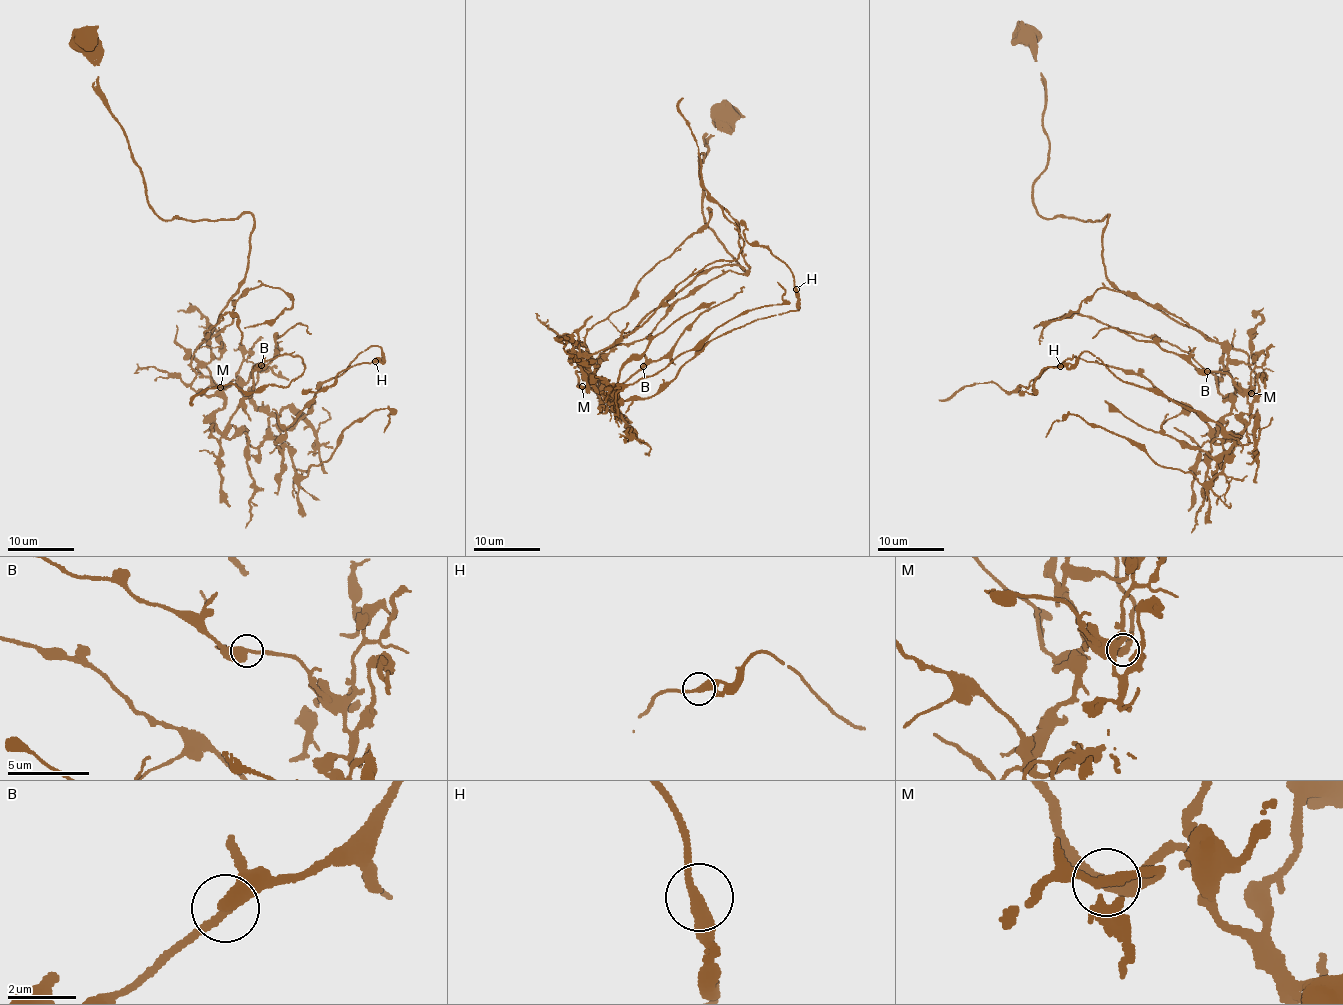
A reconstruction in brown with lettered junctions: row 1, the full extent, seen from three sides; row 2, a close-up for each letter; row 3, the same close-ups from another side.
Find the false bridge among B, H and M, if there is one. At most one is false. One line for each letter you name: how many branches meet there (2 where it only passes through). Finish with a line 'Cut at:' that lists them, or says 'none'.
Cut at: none

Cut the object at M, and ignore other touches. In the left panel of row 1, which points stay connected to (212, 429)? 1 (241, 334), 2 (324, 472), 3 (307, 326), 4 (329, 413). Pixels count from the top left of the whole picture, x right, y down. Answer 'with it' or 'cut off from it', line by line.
1: with it
2: cut off from it
3: cut off from it
4: cut off from it

